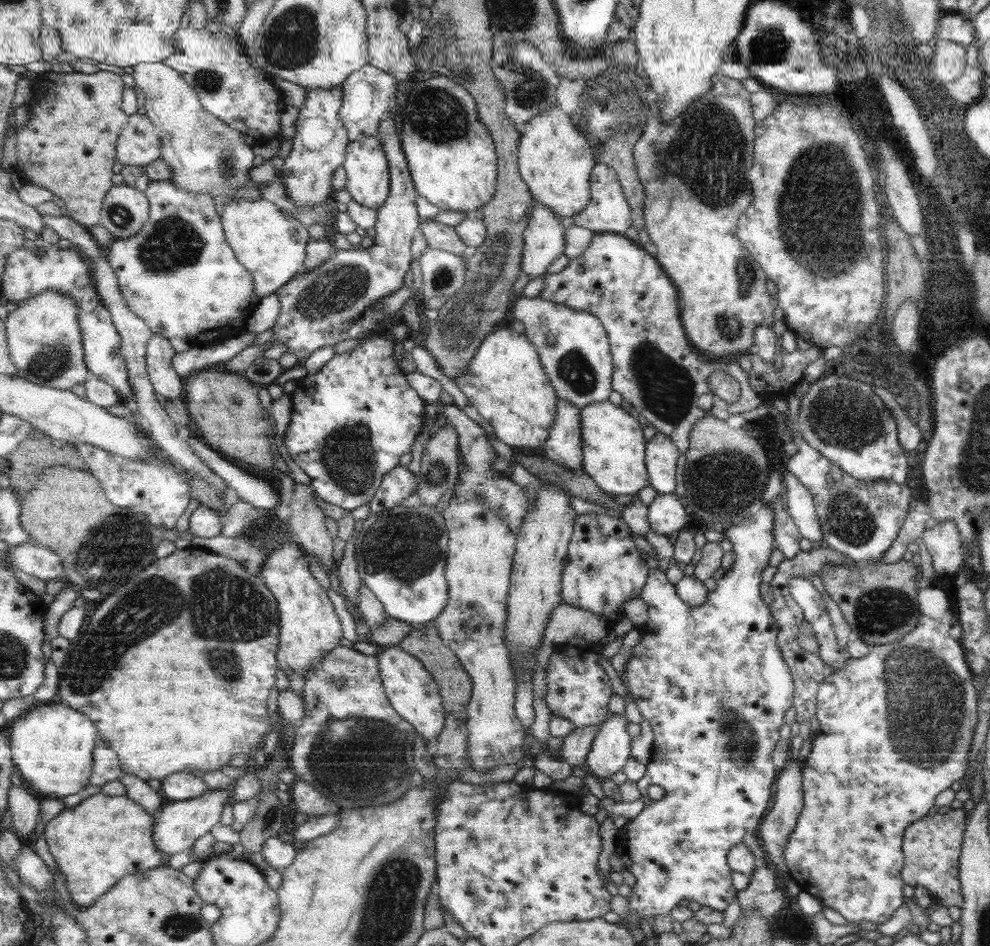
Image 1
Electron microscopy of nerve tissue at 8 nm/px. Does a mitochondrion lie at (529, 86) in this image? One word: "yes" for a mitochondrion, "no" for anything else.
yes

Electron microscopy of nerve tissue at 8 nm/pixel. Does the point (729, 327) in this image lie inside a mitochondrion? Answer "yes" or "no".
yes

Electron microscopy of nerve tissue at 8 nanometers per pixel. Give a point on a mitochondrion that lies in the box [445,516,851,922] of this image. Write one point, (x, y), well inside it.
(740, 744)

